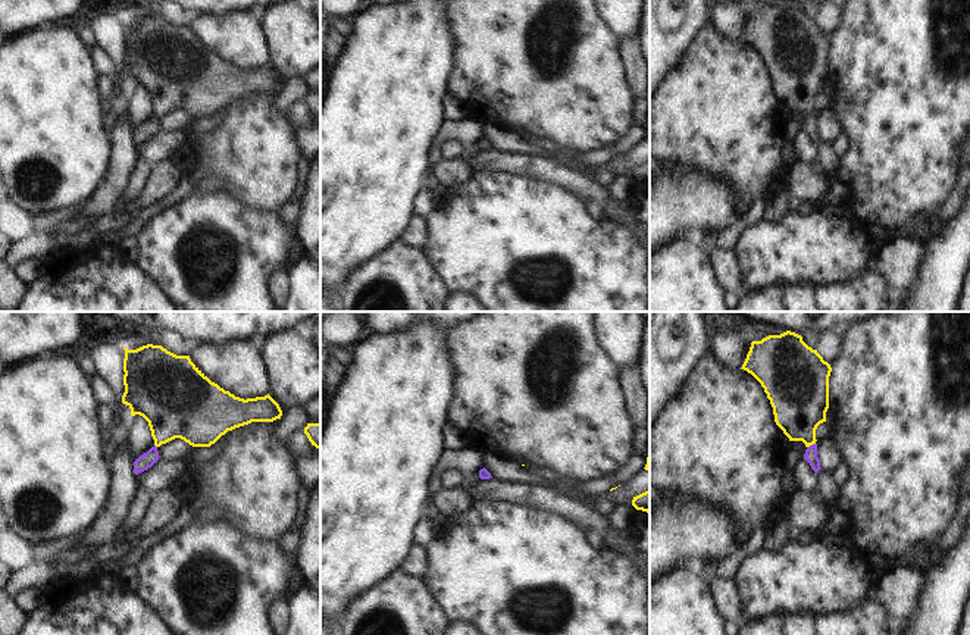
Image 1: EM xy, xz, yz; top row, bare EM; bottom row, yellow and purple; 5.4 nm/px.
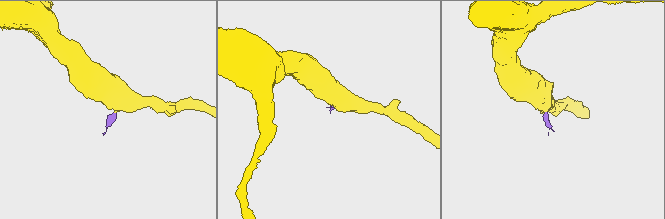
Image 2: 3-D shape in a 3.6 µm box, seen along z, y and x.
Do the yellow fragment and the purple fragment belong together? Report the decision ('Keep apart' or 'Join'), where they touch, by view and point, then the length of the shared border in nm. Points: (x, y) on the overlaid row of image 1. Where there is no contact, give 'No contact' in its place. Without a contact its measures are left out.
Join. Touches yellow at yz (810, 444). Shared border 50 nm

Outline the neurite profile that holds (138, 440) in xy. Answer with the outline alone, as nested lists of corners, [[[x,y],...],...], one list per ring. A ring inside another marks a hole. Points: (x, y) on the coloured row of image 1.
[[[140,415],[131,416],[125,437],[125,451],[128,457],[135,462],[151,447],[154,447],[154,440],[148,422]]]

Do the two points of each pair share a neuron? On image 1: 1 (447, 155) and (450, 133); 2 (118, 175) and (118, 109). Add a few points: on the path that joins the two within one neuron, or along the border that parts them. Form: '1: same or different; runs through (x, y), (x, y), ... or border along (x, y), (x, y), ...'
1: different; border along (440, 143), (454, 140), (460, 147), (462, 156)
2: same; runs through (121, 159), (121, 125)

